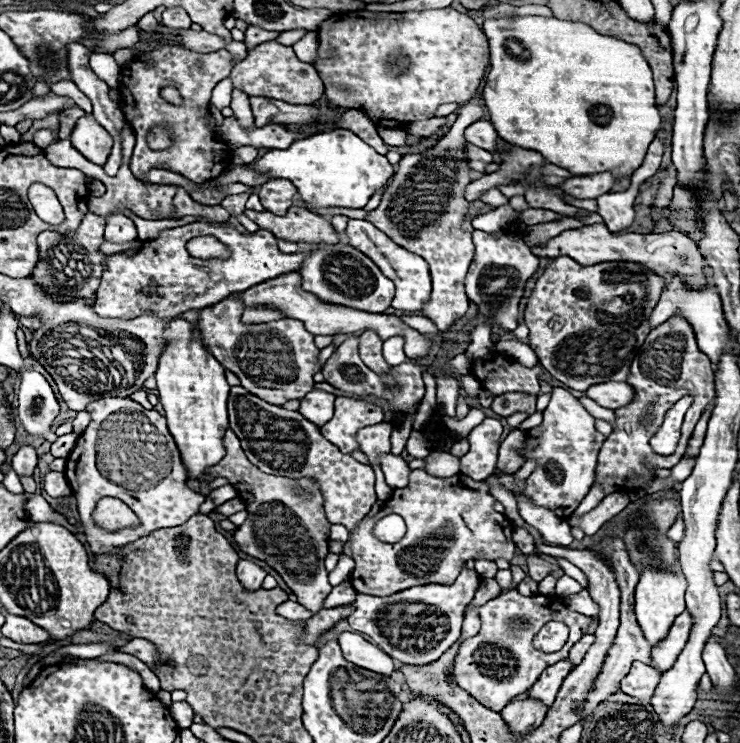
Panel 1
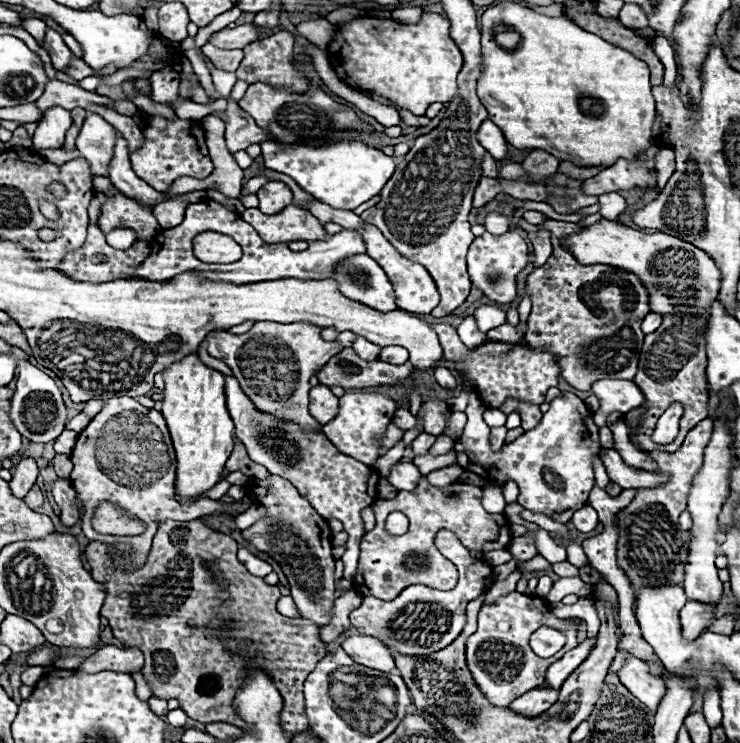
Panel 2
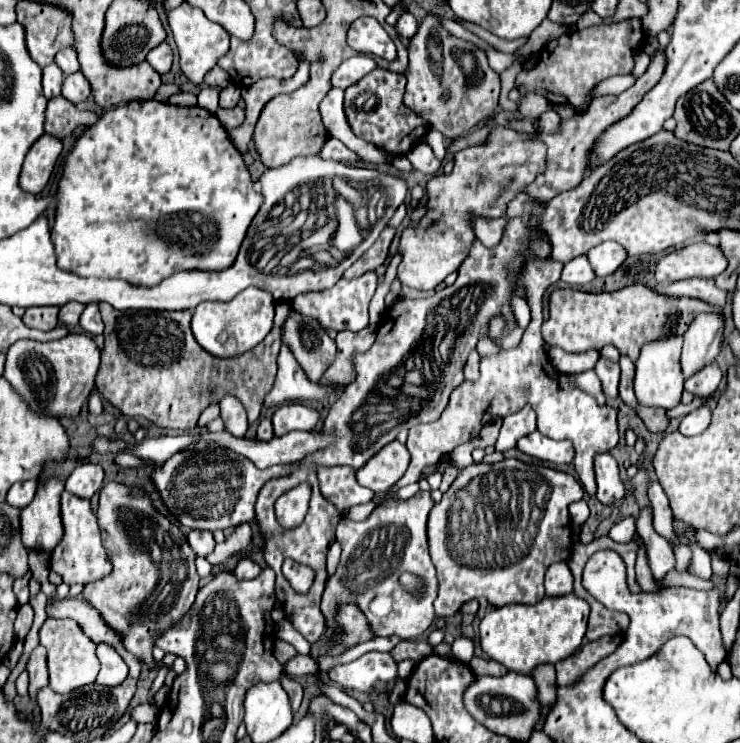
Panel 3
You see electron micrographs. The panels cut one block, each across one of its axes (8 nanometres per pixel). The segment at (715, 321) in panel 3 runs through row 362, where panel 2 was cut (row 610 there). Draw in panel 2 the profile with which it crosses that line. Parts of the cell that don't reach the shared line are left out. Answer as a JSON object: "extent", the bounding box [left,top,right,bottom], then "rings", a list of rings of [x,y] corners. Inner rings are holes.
{"extent":[680,600,712,640],"rings":[[[688,600],[686,606],[680,610],[680,622],[682,622],[682,636],[686,640],[694,640],[704,630],[706,622],[712,618],[712,606]]]}

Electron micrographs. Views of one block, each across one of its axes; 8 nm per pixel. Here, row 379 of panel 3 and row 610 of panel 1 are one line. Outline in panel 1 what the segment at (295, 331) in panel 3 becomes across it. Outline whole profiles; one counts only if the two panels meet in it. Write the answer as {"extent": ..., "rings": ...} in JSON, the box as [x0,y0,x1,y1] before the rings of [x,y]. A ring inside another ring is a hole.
{"extent":[208,430,332,614],"rings":[[[226,430],[224,436],[226,456],[208,470],[212,478],[228,478],[230,484],[236,488],[238,496],[250,510],[250,516],[238,530],[234,532],[234,542],[238,548],[254,558],[268,562],[292,588],[298,602],[318,614],[322,610],[326,596],[332,592],[328,584],[328,572],[324,568],[324,558],[328,554],[328,534],[330,522],[326,520],[322,508],[322,494],[316,488],[314,480],[310,478],[284,478],[284,476],[270,476],[252,466],[240,448],[240,440],[232,430]],[[298,488],[312,494],[310,500],[302,500]]]}

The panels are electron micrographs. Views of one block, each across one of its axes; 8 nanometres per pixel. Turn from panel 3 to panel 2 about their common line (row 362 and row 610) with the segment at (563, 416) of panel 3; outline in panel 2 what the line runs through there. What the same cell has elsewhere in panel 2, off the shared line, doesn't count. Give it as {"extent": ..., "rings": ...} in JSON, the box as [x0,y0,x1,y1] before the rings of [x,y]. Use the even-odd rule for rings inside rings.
{"extent":[466,592,578,708],"rings":[[[510,592],[506,596],[500,596],[494,604],[482,606],[478,614],[478,630],[468,638],[466,642],[466,664],[472,672],[472,678],[482,694],[486,694],[488,702],[492,706],[506,708],[514,698],[526,694],[526,690],[534,690],[534,686],[542,686],[546,668],[564,656],[564,652],[578,646],[576,640],[578,624],[572,622],[572,618],[556,618],[552,614],[550,604],[544,602],[544,598],[538,596],[526,596],[520,592]],[[540,626],[552,626],[566,634],[566,644],[556,656],[540,658],[528,648],[528,638],[540,628]]]}

